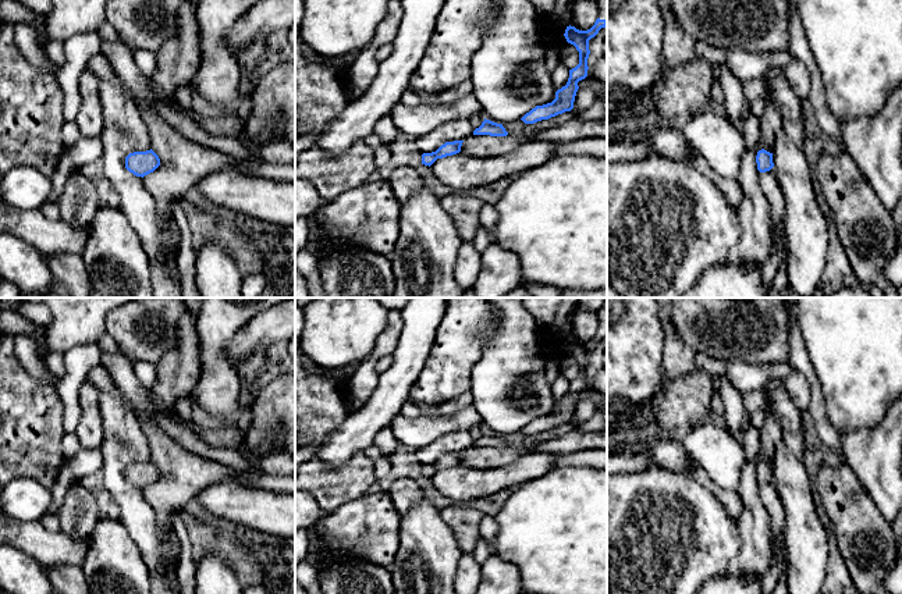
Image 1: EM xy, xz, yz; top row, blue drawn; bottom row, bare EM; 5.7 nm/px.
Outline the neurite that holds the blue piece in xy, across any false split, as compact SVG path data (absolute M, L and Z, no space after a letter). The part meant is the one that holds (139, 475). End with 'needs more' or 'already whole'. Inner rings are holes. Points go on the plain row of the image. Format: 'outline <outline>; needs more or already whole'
outline M150 460L146 463L134 463L125 469L125 480L136 488L145 488L160 477L159 467Z; already whole

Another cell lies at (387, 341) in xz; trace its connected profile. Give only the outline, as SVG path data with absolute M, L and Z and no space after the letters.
M388 310L388 324L379 335L373 355L380 359L381 356L394 355L399 342L402 331L402 316L399 310Z

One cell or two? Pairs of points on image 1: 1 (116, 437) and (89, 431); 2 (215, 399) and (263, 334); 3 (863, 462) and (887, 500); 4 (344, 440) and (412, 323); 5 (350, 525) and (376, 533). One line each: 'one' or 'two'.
1: two
2: two
3: one
4: one
5: one

